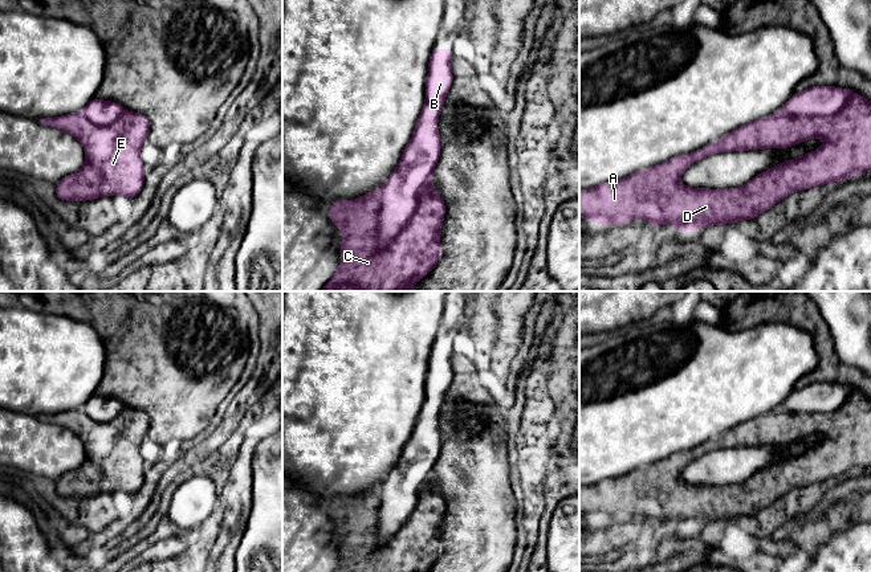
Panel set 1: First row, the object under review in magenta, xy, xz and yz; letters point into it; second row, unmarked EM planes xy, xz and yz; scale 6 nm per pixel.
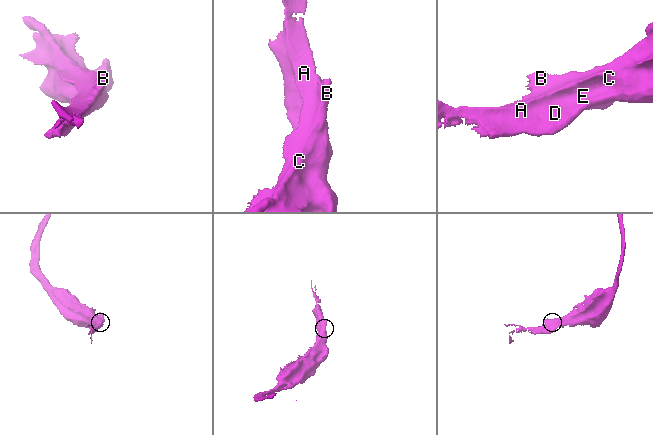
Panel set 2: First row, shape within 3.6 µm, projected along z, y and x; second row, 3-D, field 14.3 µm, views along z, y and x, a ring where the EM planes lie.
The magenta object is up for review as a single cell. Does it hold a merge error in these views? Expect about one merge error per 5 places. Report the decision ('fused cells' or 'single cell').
fused cells

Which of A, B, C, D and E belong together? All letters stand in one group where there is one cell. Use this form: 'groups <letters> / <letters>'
groups A C D E / B

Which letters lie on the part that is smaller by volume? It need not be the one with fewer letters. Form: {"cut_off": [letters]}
{"cut_off": ["B"]}

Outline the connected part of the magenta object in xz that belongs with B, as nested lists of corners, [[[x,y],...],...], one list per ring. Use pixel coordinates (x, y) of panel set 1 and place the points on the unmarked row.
[[[452,343],[431,348],[426,399],[400,458],[380,485],[380,514],[377,542],[387,542],[408,519],[418,503],[420,486],[431,477],[440,453],[437,417],[452,381]]]

